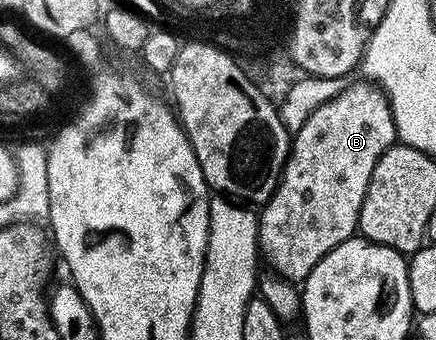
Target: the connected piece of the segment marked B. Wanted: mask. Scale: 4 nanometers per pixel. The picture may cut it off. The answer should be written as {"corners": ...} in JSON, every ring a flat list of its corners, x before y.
{"corners":[[371,82,359,83,343,87,332,100,318,106,318,110,314,110,314,114,310,114,310,118,306,118,306,122,294,133,280,185,259,213,259,255,268,259,267,267,276,271,282,279,303,282,310,270,318,266,320,259,334,250,334,246,357,235,360,207,366,198,374,166,385,150,397,143,392,106,384,95,384,89]]}

